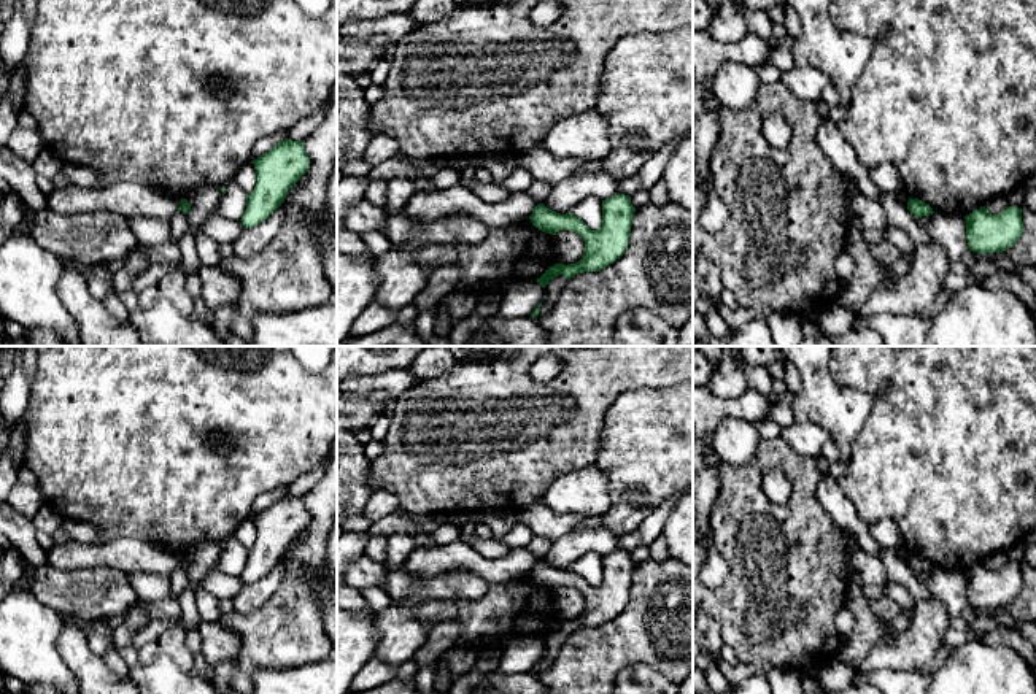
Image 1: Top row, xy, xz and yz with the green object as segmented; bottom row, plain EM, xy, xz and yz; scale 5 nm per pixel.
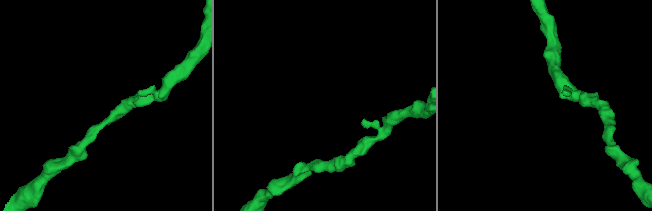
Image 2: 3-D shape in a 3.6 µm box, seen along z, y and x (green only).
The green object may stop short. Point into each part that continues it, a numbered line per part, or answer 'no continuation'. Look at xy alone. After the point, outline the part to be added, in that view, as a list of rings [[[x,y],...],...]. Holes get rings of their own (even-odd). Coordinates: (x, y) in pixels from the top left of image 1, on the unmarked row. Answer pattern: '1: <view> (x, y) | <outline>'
no continuation

